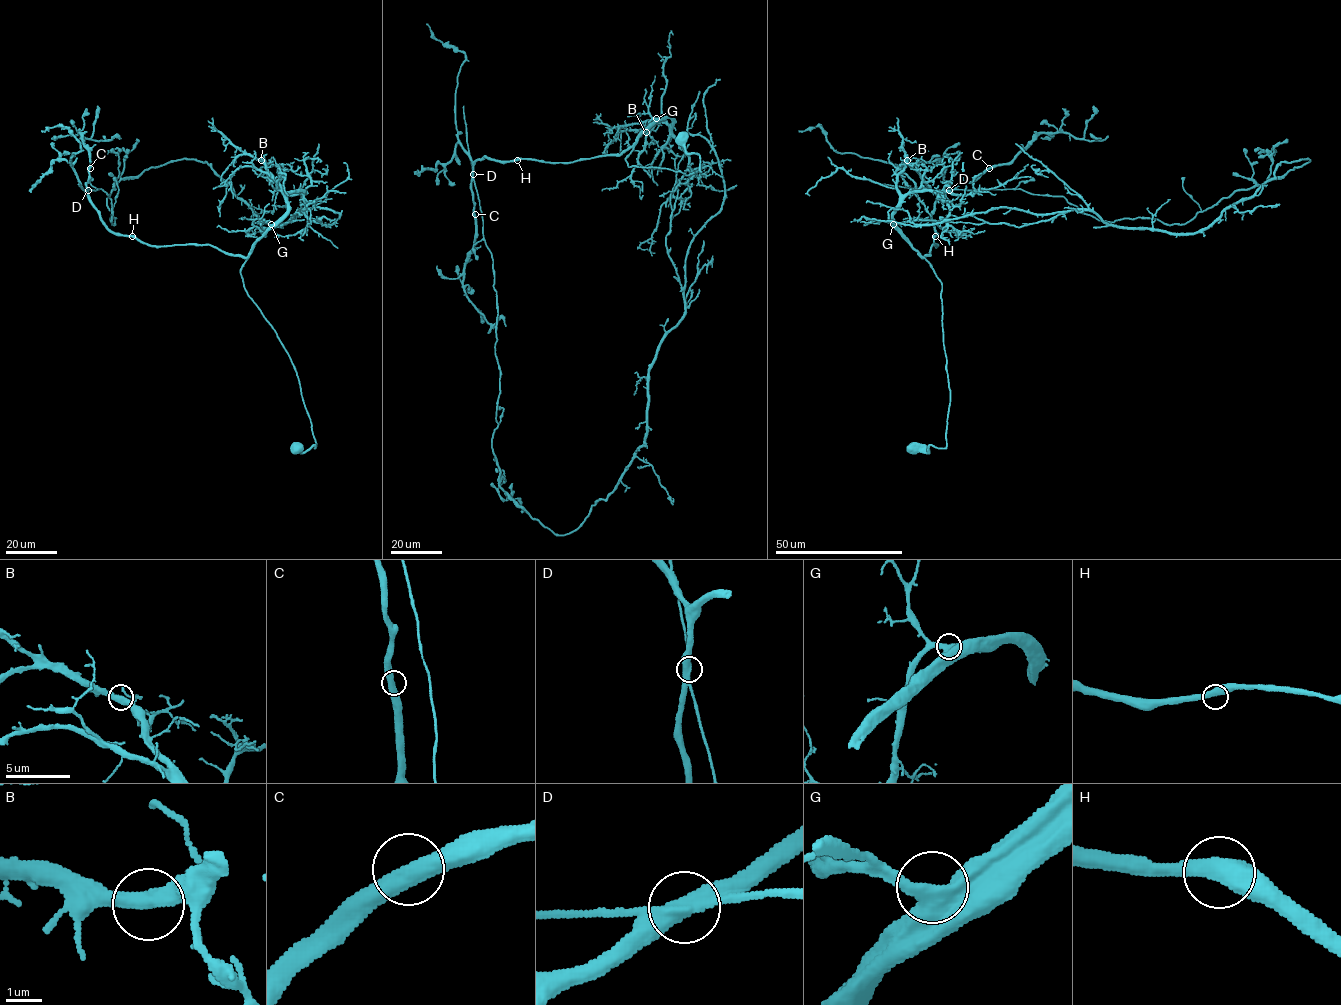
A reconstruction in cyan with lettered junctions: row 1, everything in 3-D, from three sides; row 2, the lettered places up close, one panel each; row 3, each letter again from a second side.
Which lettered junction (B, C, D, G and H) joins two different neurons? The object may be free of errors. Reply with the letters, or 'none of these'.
D

